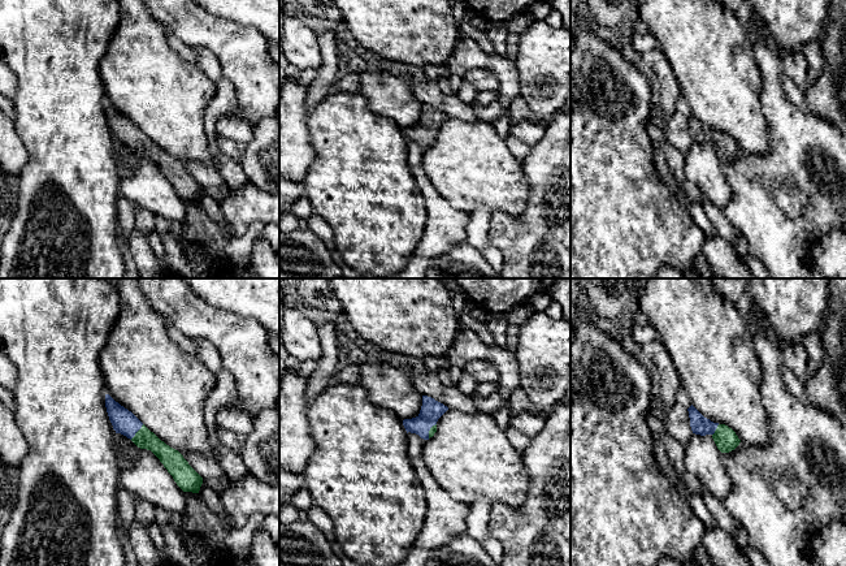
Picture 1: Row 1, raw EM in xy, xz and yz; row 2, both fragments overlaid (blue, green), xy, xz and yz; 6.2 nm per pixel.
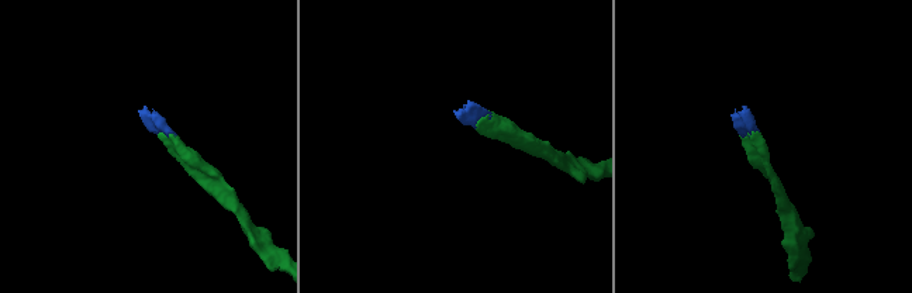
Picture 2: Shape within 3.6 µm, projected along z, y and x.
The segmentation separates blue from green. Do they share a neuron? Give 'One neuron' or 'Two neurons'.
One neuron

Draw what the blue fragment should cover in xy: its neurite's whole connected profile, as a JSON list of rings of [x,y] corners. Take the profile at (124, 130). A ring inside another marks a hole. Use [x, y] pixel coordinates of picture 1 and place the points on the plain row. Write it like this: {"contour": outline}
{"contour": [[[105,103],[105,116],[116,142],[130,147],[138,156],[151,159],[183,200],[199,202],[203,186],[183,164],[161,150],[131,120]]]}

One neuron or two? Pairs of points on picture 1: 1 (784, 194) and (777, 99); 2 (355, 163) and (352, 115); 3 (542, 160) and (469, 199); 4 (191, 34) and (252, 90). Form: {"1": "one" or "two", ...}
{"1": "two", "2": "one", "3": "two", "4": "one"}

